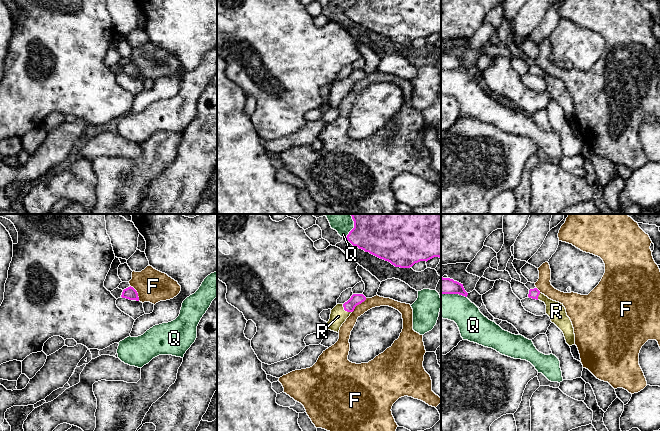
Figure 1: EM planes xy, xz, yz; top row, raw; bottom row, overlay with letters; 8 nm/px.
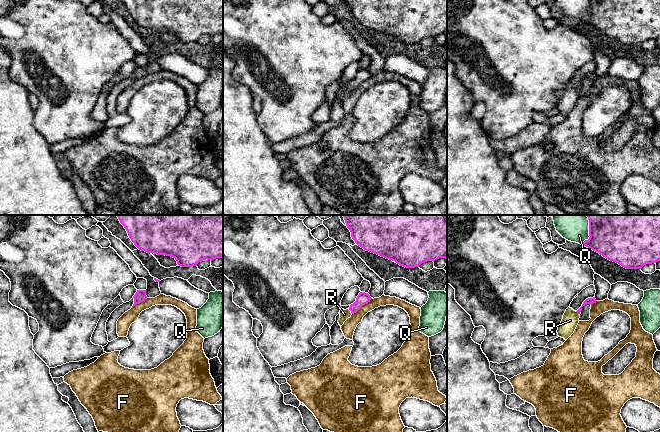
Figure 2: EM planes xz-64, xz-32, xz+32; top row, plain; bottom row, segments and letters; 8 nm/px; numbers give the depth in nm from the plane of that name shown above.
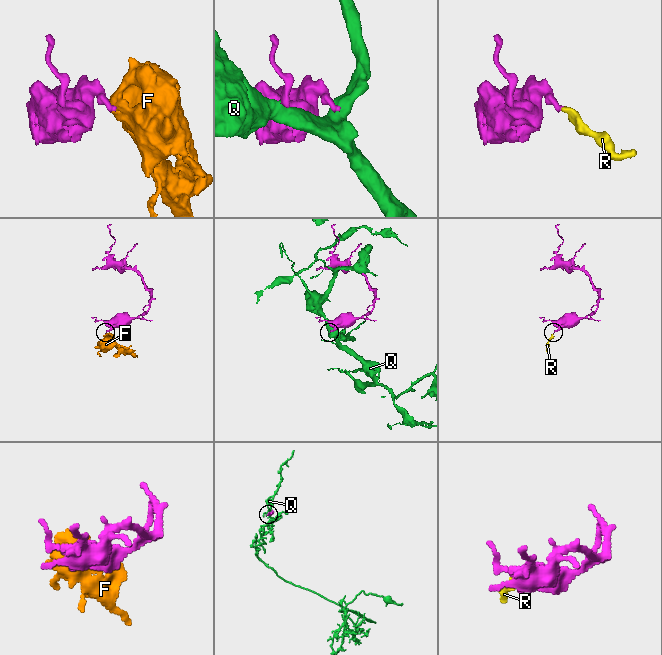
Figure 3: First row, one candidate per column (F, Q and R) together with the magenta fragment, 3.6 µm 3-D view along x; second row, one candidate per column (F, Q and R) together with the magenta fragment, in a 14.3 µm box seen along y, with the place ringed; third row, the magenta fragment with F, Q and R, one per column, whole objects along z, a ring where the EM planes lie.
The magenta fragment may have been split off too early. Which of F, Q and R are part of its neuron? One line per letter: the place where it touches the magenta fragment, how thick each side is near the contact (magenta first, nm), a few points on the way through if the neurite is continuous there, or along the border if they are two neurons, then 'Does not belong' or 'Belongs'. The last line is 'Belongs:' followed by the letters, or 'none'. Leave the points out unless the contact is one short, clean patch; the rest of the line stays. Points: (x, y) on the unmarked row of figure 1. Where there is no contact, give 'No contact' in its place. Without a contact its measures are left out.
F: Touches magenta at xz (358, 80). Thickness 90 nm (magenta) against 100 nm. Boundary: xz (366, 74), (352, 88). Does not belong
Q: Touches magenta at xz (350, 7). Thickness 260 nm (magenta) against 100 nm. Does not belong
R: Touches magenta at xz (345, 86). Thickness 90 nm (magenta) against 140 nm. Path across: xz (356, 75), (345, 86), (338, 92). Belongs
Belongs: R

